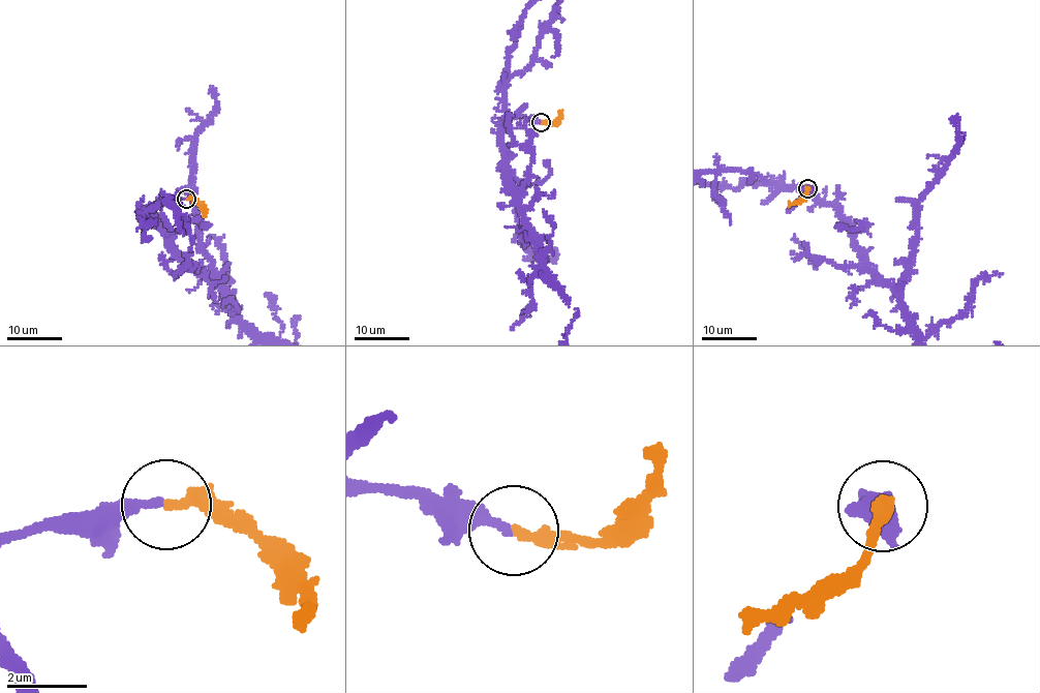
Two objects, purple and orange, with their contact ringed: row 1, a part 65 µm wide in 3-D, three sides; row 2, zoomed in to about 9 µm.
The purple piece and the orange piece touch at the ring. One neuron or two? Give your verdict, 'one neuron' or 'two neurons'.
one neuron

